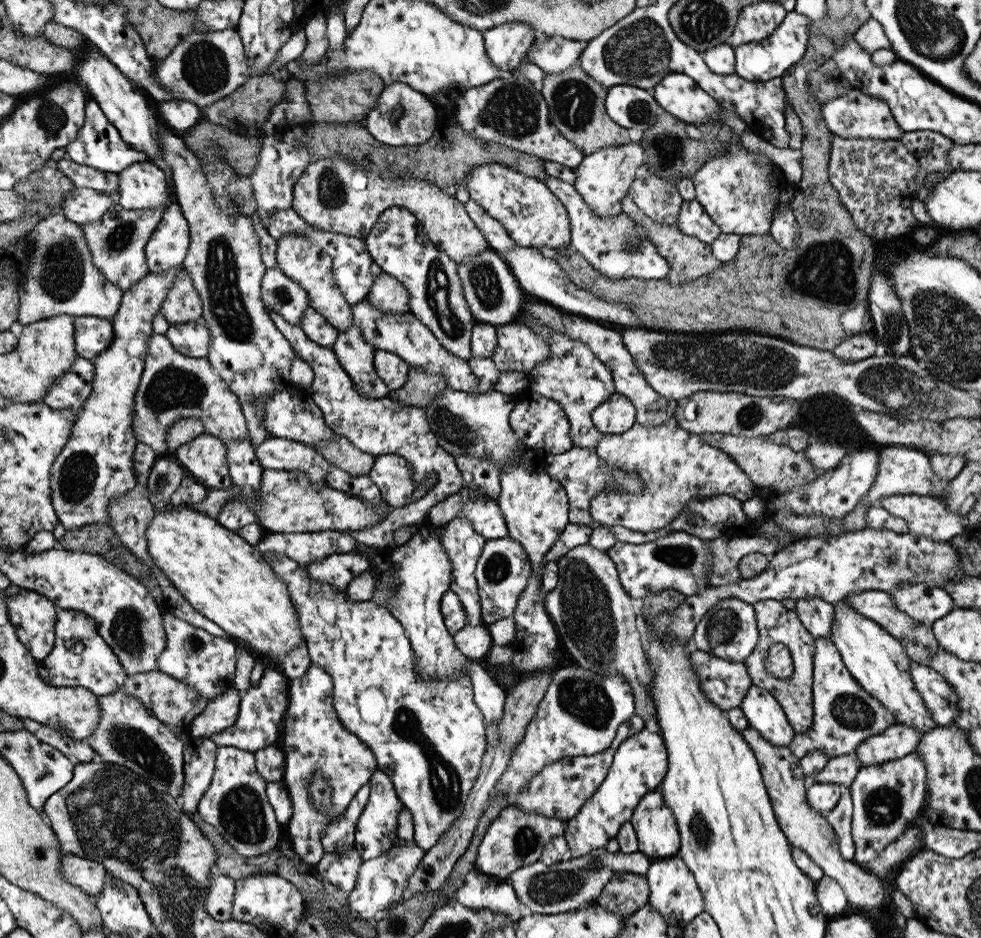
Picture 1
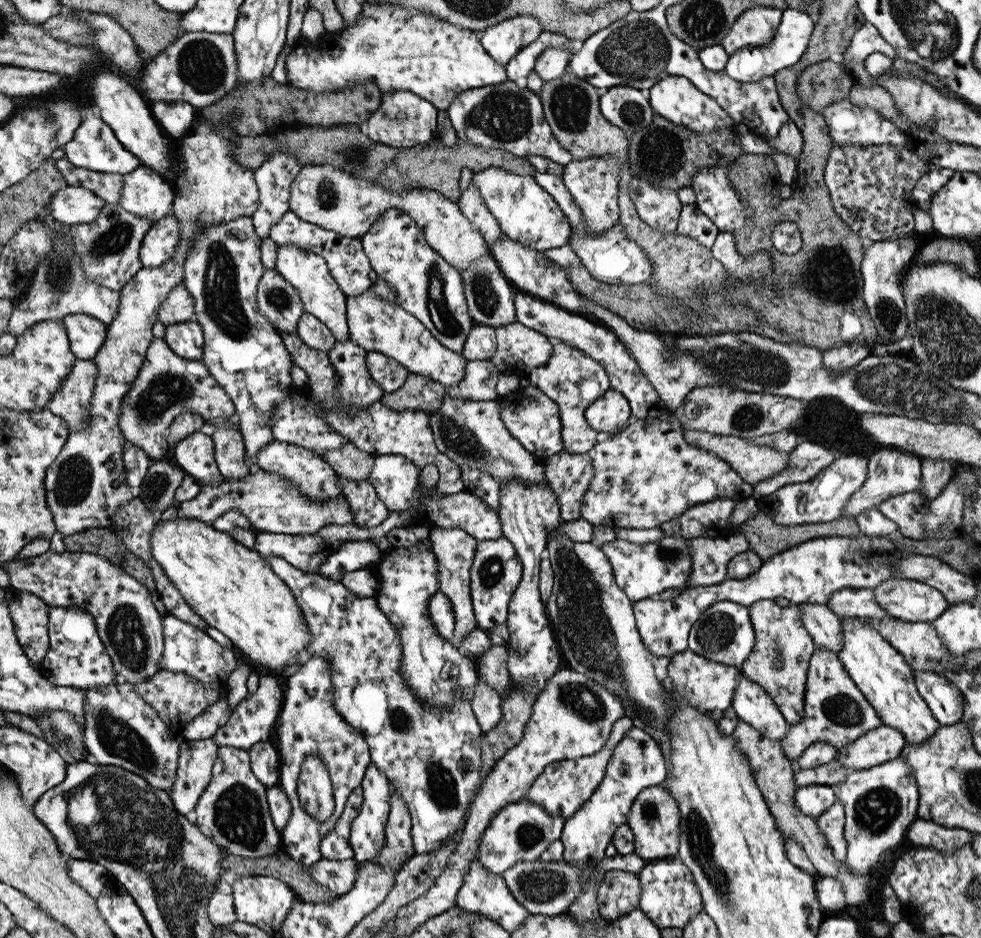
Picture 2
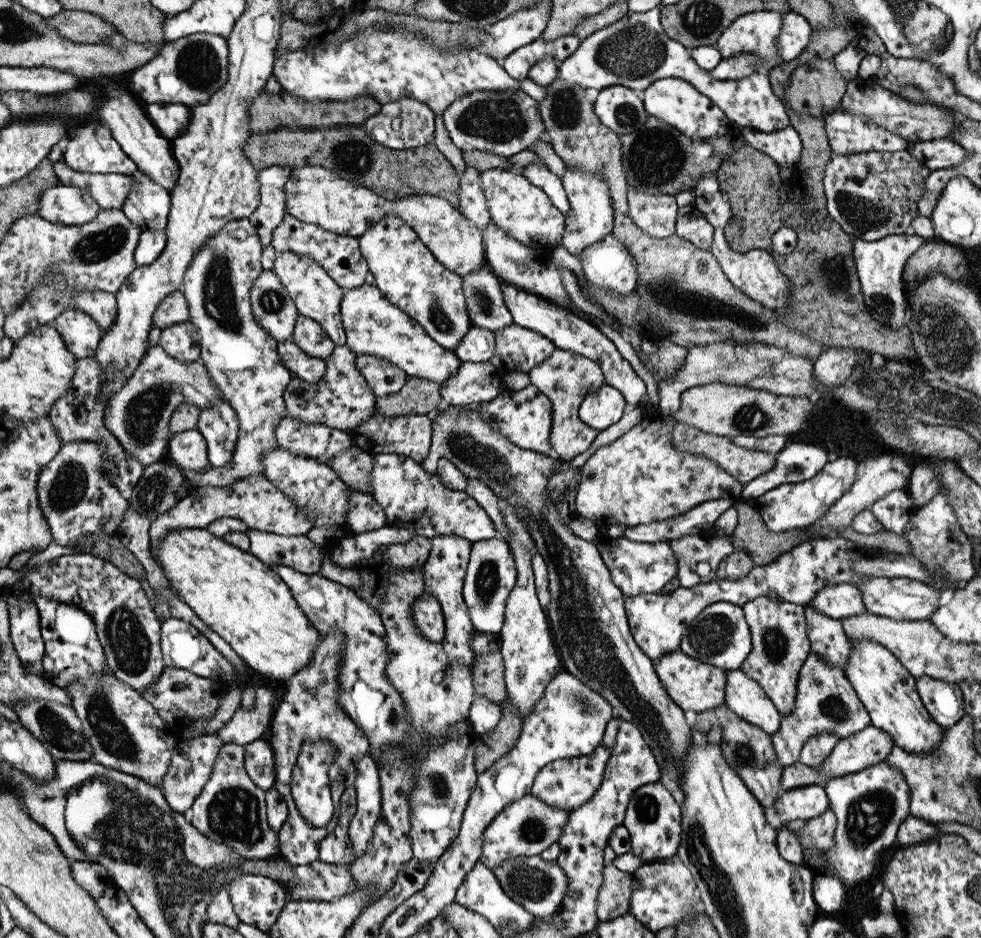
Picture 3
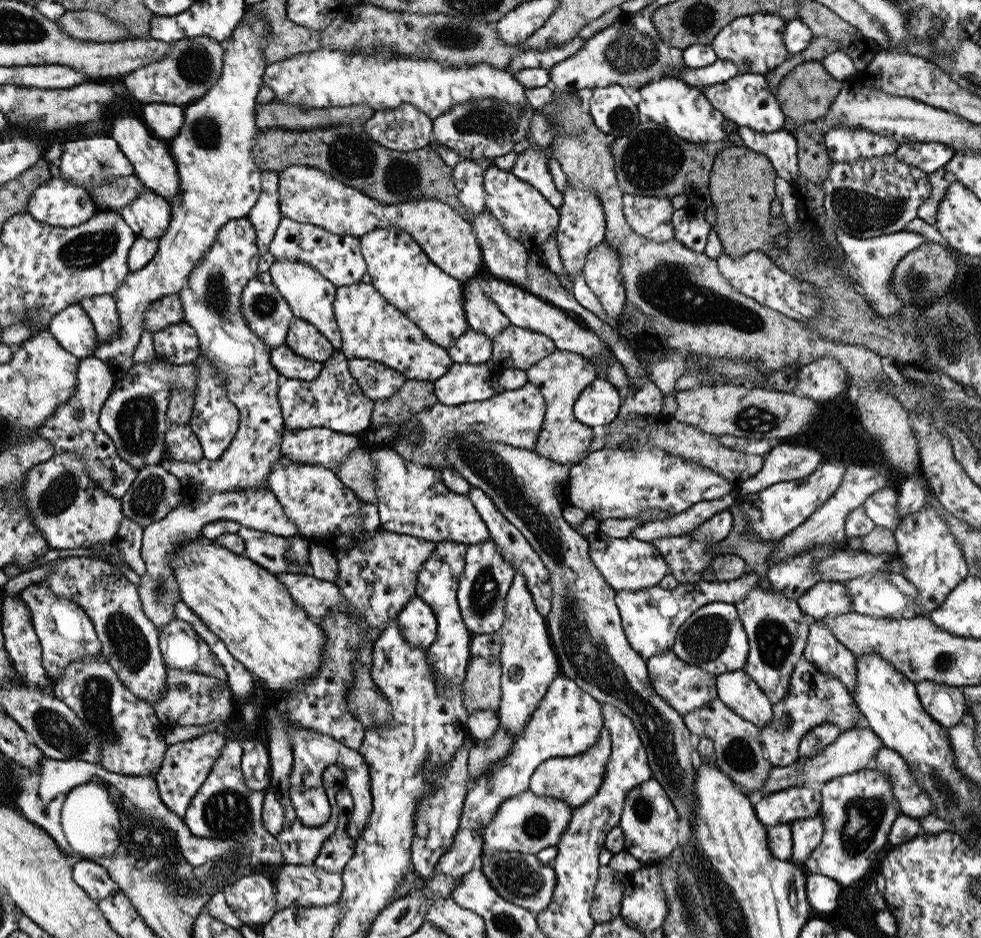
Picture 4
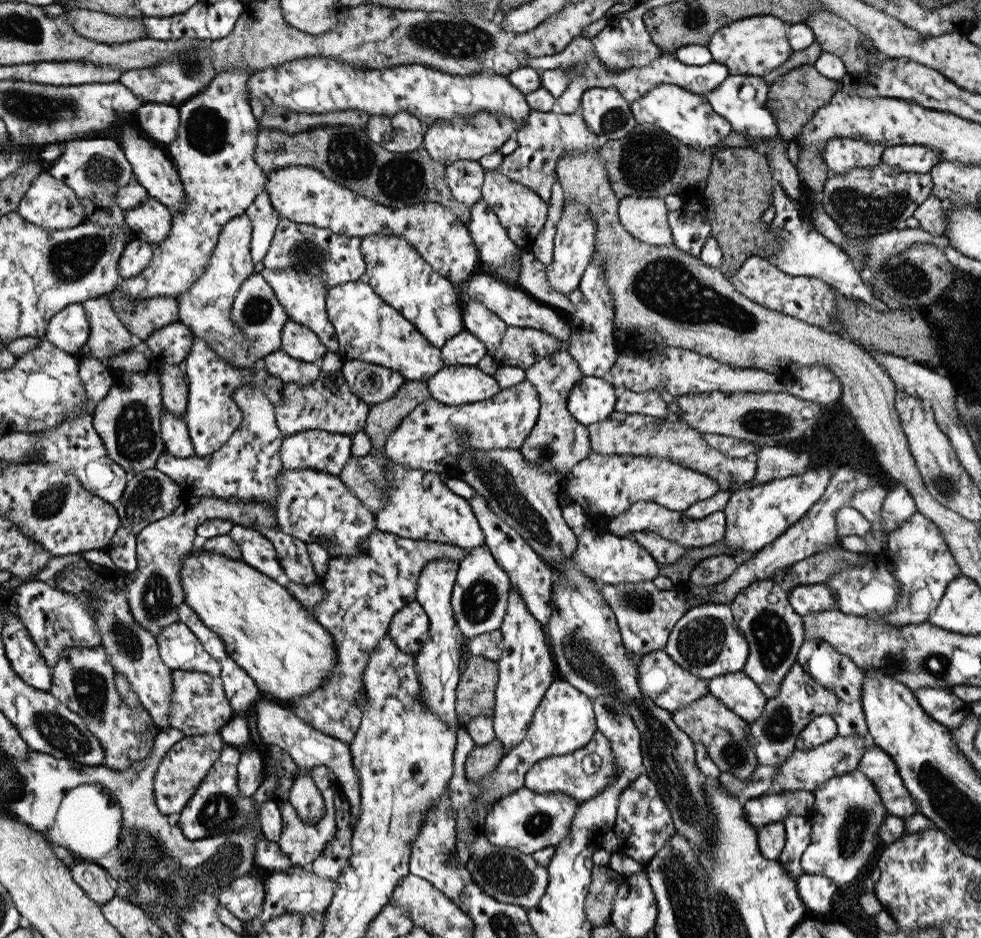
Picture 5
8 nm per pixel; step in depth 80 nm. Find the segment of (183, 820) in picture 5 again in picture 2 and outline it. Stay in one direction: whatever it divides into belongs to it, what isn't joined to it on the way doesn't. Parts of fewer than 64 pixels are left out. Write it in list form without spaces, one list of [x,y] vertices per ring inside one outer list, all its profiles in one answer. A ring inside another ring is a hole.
[[[220,747],[213,766],[212,780],[208,783],[205,792],[200,796],[194,812],[196,812],[196,825],[206,828],[209,836],[229,854],[243,856],[244,858],[258,858],[273,854],[281,849],[281,831],[274,826],[272,812],[268,802],[268,788],[253,773],[252,759],[249,751],[240,747]]]

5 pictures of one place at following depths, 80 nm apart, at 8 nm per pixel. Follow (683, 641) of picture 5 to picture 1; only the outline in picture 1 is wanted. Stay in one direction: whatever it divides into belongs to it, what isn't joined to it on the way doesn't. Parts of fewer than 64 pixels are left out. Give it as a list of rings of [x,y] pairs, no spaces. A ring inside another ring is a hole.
[[[724,598],[711,606],[696,624],[690,642],[693,648],[732,662],[744,662],[750,657],[759,639],[756,613],[752,604],[737,598]]]

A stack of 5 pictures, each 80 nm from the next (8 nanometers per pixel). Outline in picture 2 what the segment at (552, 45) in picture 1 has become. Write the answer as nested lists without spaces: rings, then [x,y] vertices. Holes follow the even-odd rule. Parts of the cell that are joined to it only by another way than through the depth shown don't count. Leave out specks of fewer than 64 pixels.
[[[574,40],[574,44],[573,50],[545,48],[535,60],[533,70],[544,82],[560,78],[567,70],[569,58],[583,45],[582,41],[578,40]]]

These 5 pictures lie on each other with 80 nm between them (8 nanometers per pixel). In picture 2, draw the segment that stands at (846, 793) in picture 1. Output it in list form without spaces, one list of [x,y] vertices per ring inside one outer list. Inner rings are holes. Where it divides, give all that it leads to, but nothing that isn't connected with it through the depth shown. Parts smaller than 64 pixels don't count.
[[[837,801],[826,813],[817,817],[817,827],[826,837],[834,856],[843,861],[846,858],[846,839],[844,836],[844,807]]]

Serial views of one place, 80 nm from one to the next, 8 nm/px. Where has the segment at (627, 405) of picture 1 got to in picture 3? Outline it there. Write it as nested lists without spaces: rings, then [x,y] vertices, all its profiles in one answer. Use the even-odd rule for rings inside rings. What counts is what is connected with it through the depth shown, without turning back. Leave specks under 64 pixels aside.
[[[604,383],[596,392],[584,397],[578,414],[582,422],[600,432],[621,419],[626,404],[619,390]]]

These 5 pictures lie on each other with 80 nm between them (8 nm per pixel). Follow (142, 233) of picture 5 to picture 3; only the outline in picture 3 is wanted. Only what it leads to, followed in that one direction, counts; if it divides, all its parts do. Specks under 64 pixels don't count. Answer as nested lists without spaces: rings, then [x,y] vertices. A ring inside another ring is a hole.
[[[137,170],[131,175],[133,186],[125,198],[122,213],[140,231],[162,231],[169,224],[172,195],[166,188],[154,183],[148,174]]]

